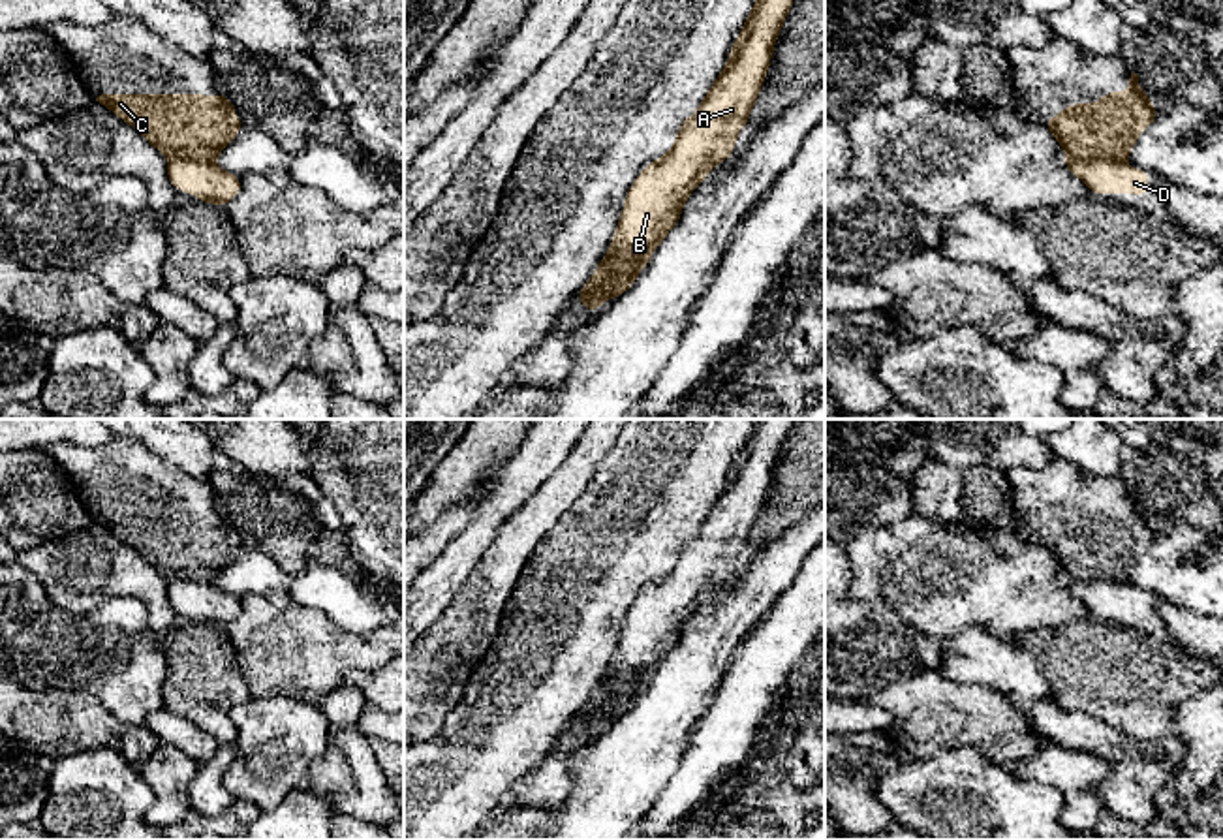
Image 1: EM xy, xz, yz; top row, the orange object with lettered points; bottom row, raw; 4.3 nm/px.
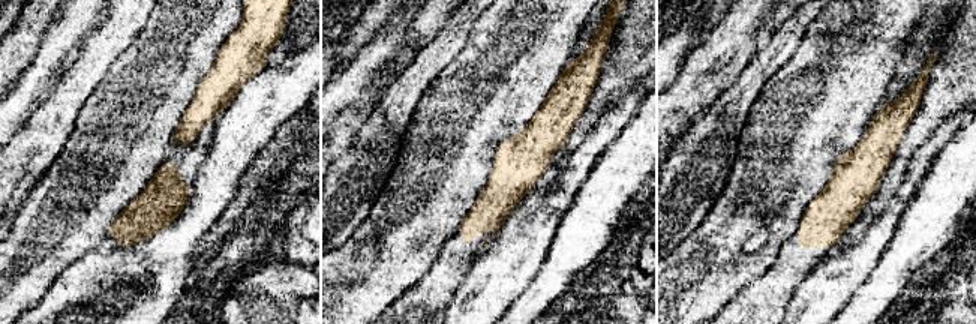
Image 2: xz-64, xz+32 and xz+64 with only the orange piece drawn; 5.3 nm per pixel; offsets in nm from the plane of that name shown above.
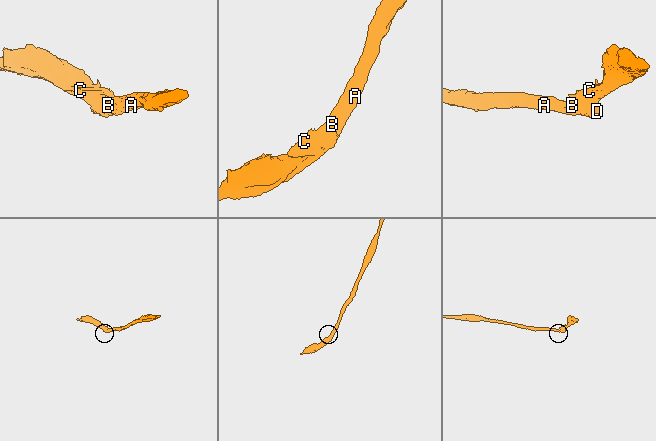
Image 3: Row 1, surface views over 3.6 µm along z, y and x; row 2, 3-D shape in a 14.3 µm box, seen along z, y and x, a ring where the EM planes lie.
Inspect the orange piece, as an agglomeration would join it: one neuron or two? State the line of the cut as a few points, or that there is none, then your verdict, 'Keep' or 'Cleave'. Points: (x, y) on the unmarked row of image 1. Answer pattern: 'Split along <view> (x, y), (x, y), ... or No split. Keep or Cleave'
Split along xz (652, 668), (619, 701), (619, 709), (609, 718). Cleave

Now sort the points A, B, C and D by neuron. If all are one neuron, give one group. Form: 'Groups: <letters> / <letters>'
Groups: A B D / C

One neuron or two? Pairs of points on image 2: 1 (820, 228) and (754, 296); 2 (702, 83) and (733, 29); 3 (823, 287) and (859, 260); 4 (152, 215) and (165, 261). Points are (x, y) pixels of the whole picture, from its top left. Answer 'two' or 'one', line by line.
1: one
2: one
3: one
4: two

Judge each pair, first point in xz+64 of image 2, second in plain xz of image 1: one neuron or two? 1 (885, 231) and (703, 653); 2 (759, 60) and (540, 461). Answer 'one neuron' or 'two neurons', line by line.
1: one neuron
2: two neurons

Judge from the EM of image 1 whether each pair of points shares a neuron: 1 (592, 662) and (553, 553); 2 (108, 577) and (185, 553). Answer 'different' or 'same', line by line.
1: same
2: different

